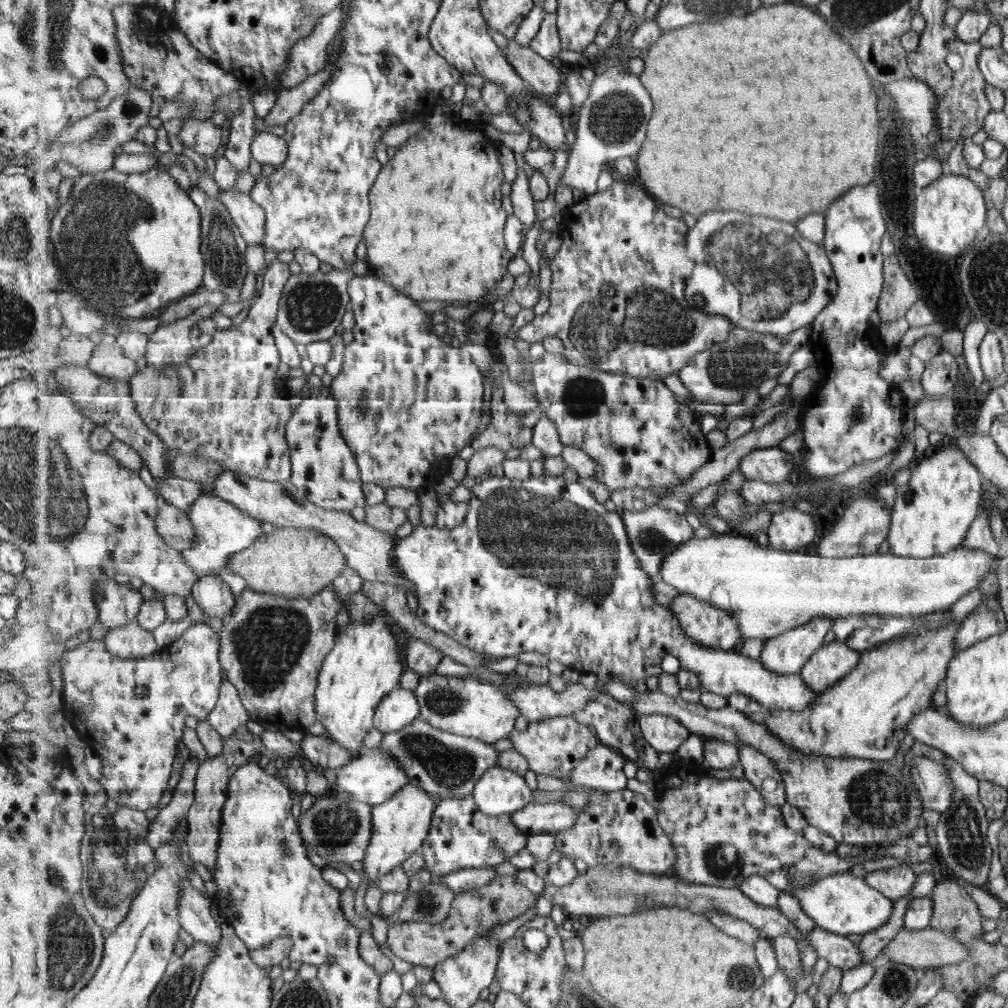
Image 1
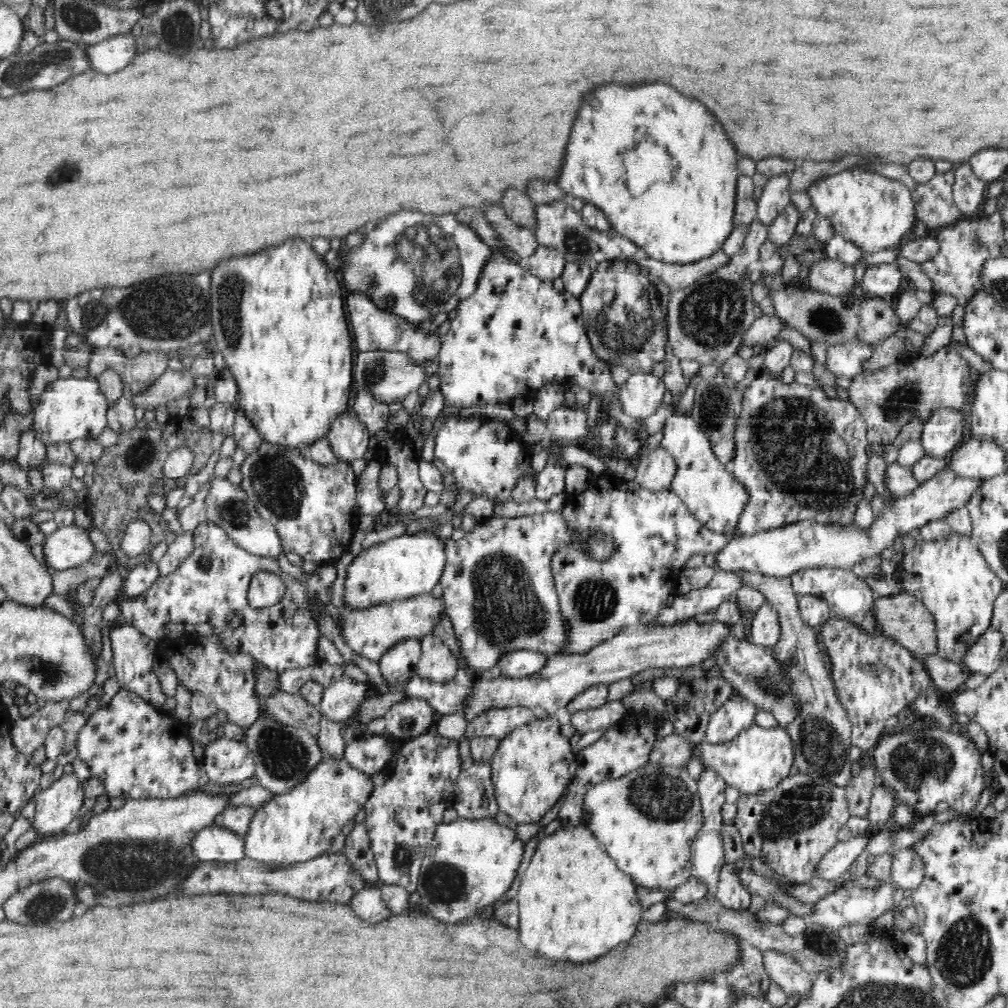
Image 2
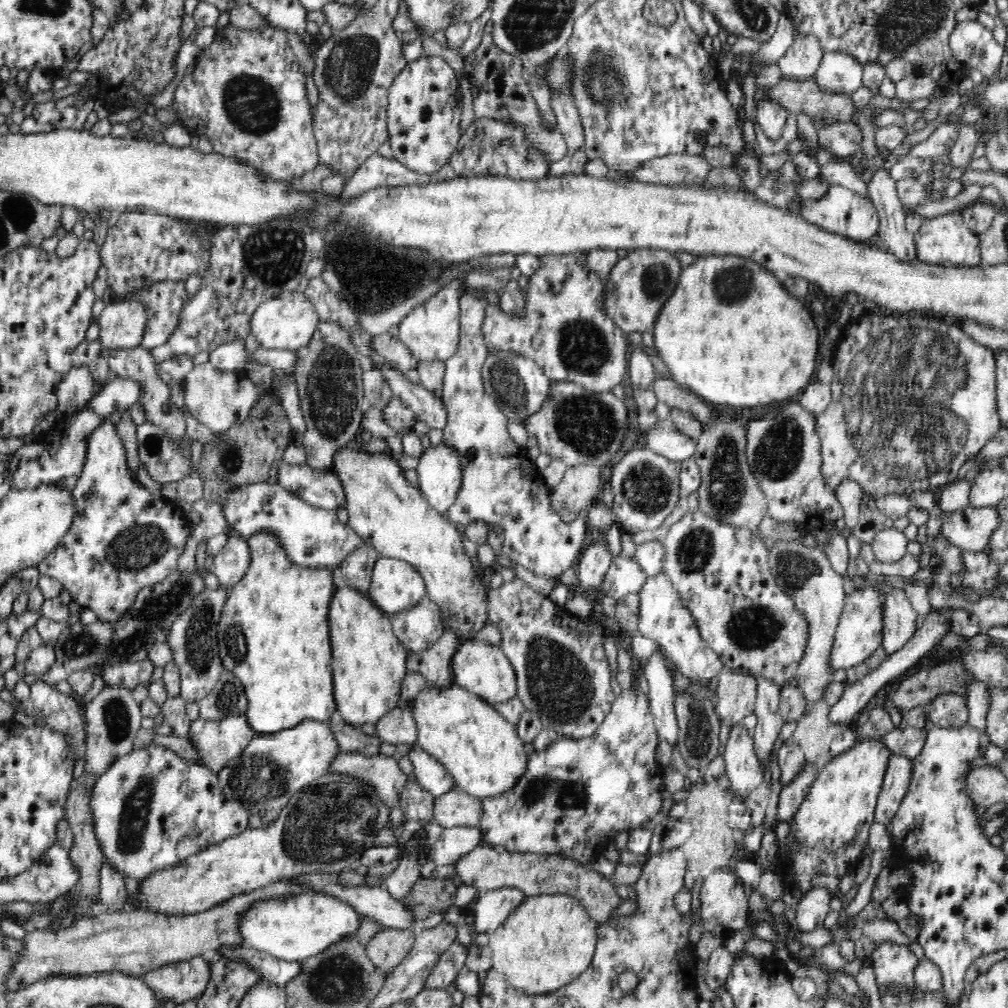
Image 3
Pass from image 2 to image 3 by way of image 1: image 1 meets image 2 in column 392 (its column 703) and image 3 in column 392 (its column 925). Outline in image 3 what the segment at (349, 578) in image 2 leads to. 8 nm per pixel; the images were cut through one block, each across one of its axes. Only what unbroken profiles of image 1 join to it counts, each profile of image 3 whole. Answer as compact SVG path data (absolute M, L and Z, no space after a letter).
M381 556L371 577L367 593L376 607L389 615L412 608L426 597L424 577L404 560Z

